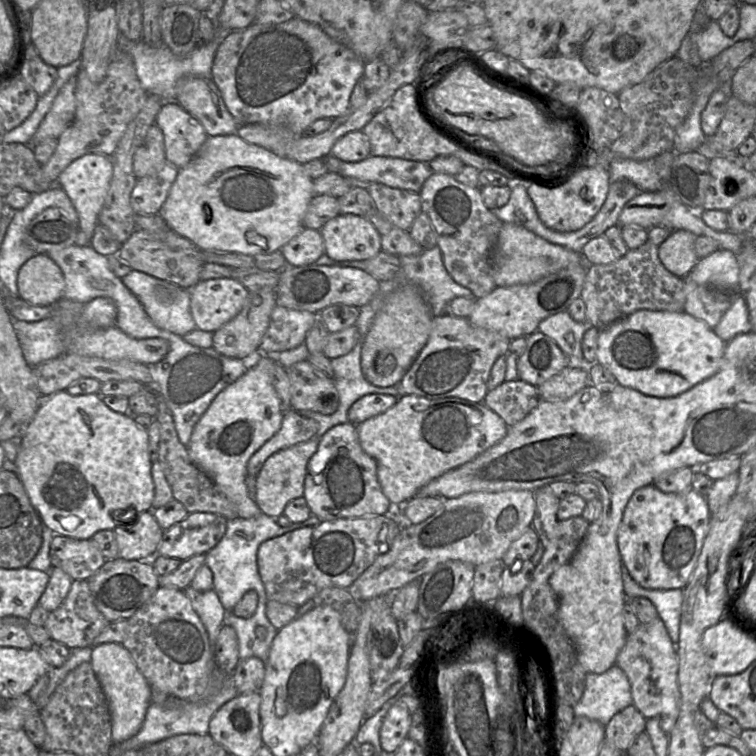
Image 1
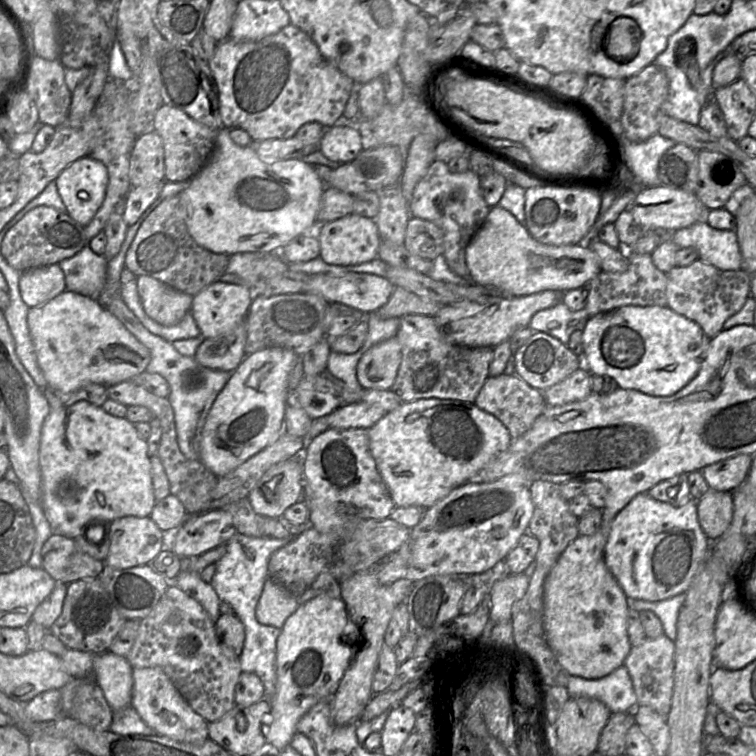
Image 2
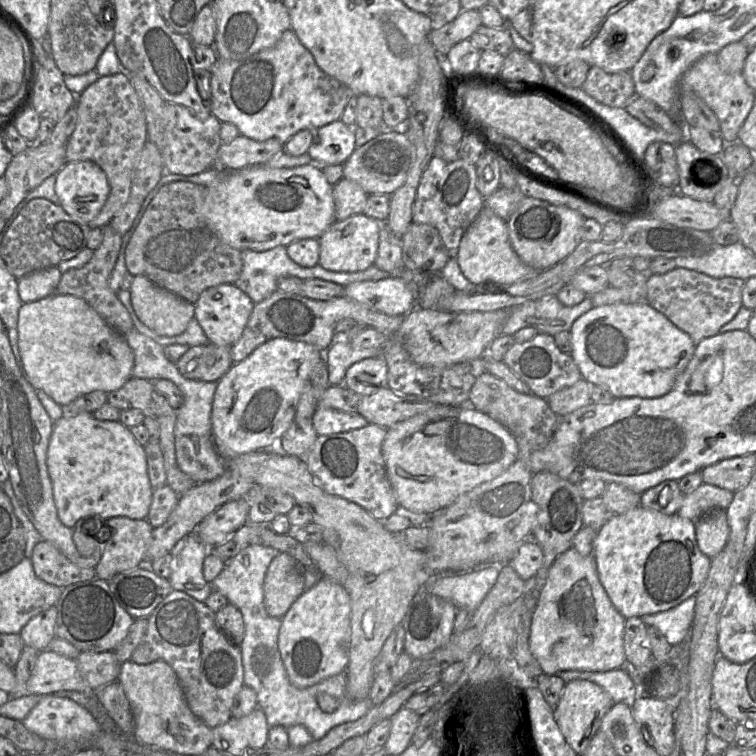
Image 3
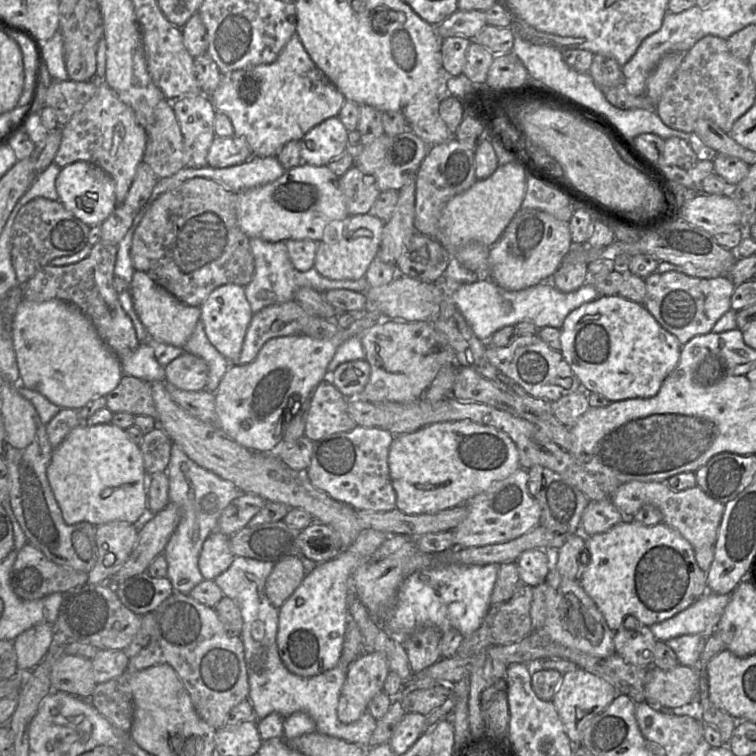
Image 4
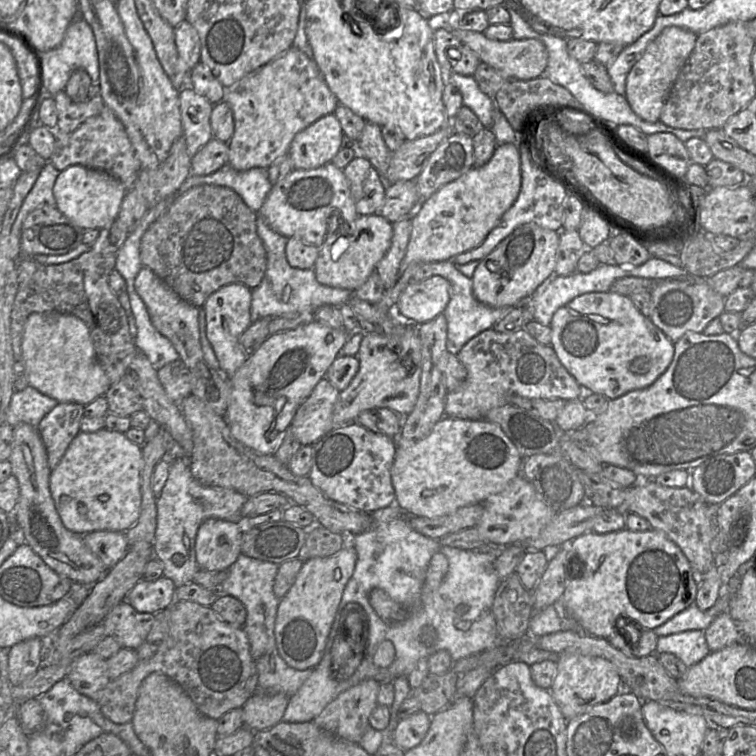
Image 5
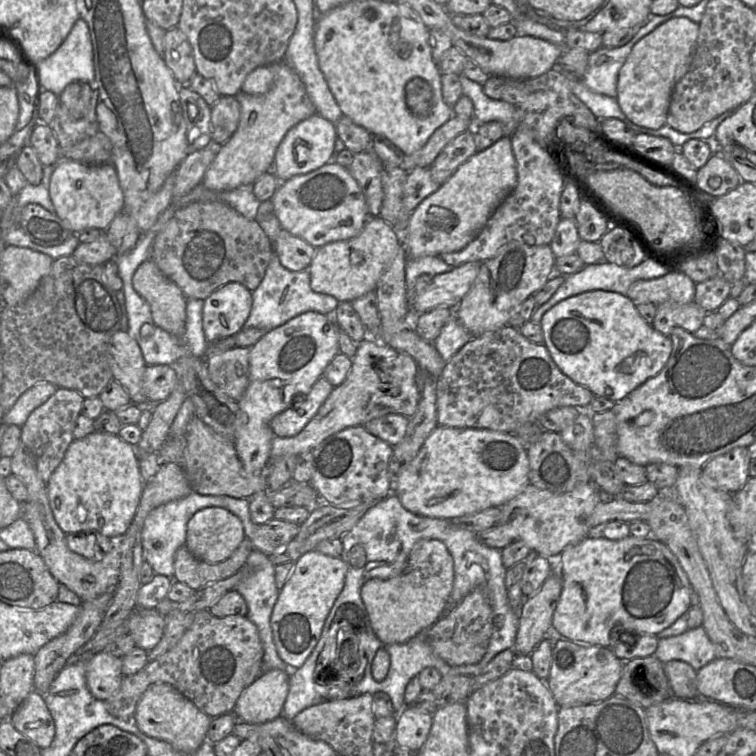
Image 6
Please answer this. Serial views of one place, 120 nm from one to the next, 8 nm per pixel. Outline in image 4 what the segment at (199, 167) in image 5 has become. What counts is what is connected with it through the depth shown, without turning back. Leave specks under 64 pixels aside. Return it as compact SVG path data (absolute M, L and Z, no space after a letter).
M216 136L207 154L207 166L226 168L248 161L253 157L247 142L237 136Z

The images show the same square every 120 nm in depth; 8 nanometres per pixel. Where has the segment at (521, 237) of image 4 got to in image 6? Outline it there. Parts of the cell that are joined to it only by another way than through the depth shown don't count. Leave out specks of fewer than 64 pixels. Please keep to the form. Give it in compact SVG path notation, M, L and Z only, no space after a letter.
M521 242L503 245L493 258L481 262L473 285L453 314L473 337L508 325L519 306L556 274L555 260L549 245L531 246Z

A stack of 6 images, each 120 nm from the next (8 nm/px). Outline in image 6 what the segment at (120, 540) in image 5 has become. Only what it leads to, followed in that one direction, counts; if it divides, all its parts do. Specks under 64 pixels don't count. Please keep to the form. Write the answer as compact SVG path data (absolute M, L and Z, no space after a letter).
M98 531L66 534L69 549L91 561L101 561L112 549L114 541Z

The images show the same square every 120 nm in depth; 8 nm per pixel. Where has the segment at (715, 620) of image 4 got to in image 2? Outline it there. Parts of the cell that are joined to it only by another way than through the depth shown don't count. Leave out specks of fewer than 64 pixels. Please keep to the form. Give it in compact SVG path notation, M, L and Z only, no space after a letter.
M684 592L660 601L651 602L627 597L626 602L629 609L637 612L652 611L661 621L664 634L670 640L675 641L678 613L685 599L686 593Z

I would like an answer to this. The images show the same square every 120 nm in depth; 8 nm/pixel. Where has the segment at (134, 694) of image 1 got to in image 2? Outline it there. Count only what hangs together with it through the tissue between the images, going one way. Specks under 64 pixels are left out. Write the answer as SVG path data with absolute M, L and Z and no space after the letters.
M111 651L95 654L93 678L100 686L113 711L130 706L133 688L133 667L126 657Z

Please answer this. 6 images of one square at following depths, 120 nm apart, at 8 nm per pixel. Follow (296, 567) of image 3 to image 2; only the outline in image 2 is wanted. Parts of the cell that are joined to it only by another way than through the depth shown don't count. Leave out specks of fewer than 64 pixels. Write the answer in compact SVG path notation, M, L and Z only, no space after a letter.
M272 578L265 581L256 607L256 620L262 625L281 629L299 606L299 598Z

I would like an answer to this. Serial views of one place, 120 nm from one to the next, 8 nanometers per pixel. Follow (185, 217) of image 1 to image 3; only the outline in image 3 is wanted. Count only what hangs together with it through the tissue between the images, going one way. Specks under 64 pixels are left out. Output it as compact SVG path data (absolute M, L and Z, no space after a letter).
M266 164L249 166L237 171L227 173L216 183L207 187L207 193L202 207L202 216L209 228L226 244L239 251L254 250L257 252L267 251L277 246L288 246L300 239L319 238L335 220L335 205L333 198L333 185L331 185L323 171L322 166L307 164L294 168L272 168Z

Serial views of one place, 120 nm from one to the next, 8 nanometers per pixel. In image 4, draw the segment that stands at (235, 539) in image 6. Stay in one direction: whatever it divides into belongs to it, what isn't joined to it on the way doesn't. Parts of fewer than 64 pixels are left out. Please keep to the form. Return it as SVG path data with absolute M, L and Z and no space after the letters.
M215 530L203 543L198 566L204 580L214 580L233 563L230 537Z

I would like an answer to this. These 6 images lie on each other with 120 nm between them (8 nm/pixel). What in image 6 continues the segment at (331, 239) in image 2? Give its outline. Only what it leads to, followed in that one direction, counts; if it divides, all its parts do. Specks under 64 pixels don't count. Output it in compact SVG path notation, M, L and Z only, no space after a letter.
M380 216L370 217L362 231L348 240L330 242L320 248L309 265L311 289L326 294L339 302L353 300L375 290L382 273L402 245L402 236Z

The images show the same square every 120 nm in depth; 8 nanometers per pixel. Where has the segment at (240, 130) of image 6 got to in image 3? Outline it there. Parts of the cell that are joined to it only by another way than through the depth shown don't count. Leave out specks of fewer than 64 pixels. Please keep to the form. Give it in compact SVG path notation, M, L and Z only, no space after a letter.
M292 28L283 33L279 41L271 48L255 53L241 60L217 60L212 70L211 77L211 114L214 115L221 123L230 123L237 127L239 133L247 138L256 141L266 141L276 139L285 144L293 135L304 129L317 130L331 122L340 120L341 115L347 105L351 92L349 89L334 77L323 72L317 65L312 53L301 43Z

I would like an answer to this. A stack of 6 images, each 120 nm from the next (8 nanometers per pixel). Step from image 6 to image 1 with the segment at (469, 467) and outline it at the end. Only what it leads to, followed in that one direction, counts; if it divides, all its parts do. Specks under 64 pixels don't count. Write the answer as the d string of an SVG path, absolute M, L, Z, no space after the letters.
M399 396L387 411L357 425L363 451L377 463L377 478L392 505L404 504L431 480L477 457L508 433L502 418L486 407L458 397L427 399Z

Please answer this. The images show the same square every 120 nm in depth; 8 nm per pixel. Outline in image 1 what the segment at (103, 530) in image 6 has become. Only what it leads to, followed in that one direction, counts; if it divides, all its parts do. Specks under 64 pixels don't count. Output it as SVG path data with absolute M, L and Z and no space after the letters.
M66 390L43 397L32 421L25 426L18 442L14 464L34 509L43 525L55 535L88 540L101 530L130 525L130 515L153 511L154 482L146 430L137 425L130 413L111 410L98 394L72 396Z

